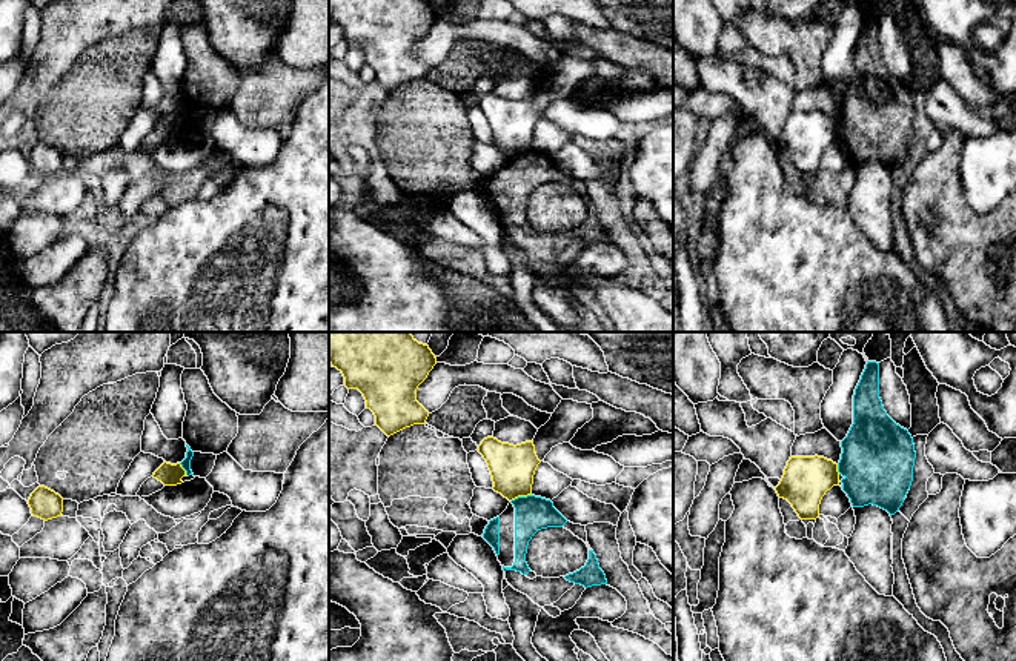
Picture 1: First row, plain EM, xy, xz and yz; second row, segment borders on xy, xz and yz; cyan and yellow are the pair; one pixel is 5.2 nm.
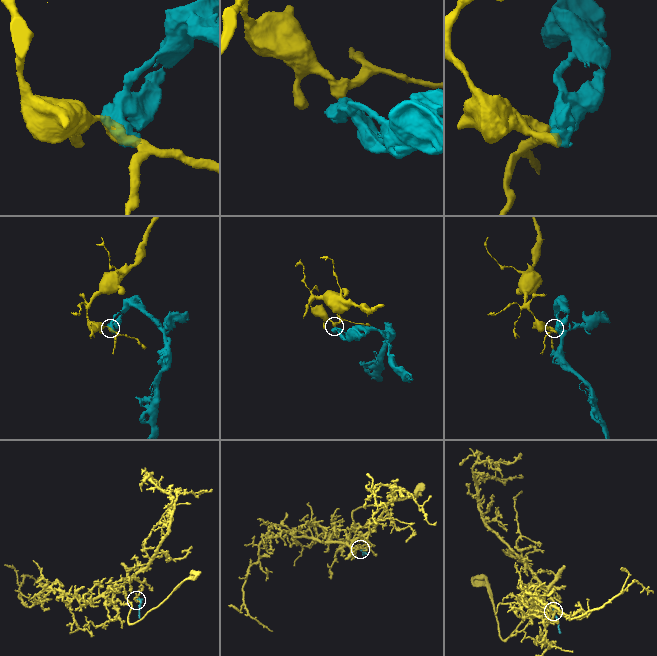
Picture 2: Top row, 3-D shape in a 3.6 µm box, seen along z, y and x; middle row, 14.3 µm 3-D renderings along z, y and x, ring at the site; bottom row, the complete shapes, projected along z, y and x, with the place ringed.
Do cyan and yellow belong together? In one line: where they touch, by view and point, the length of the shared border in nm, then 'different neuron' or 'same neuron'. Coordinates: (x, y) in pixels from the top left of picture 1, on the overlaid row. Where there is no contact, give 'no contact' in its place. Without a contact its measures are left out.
meets cyan in xz at (520, 497); contact 120 nm long; different neuron

